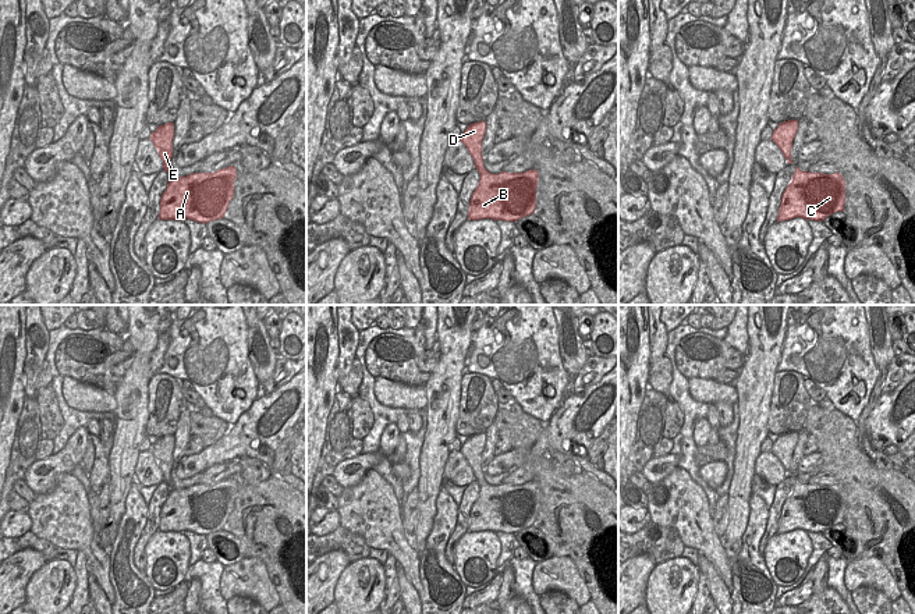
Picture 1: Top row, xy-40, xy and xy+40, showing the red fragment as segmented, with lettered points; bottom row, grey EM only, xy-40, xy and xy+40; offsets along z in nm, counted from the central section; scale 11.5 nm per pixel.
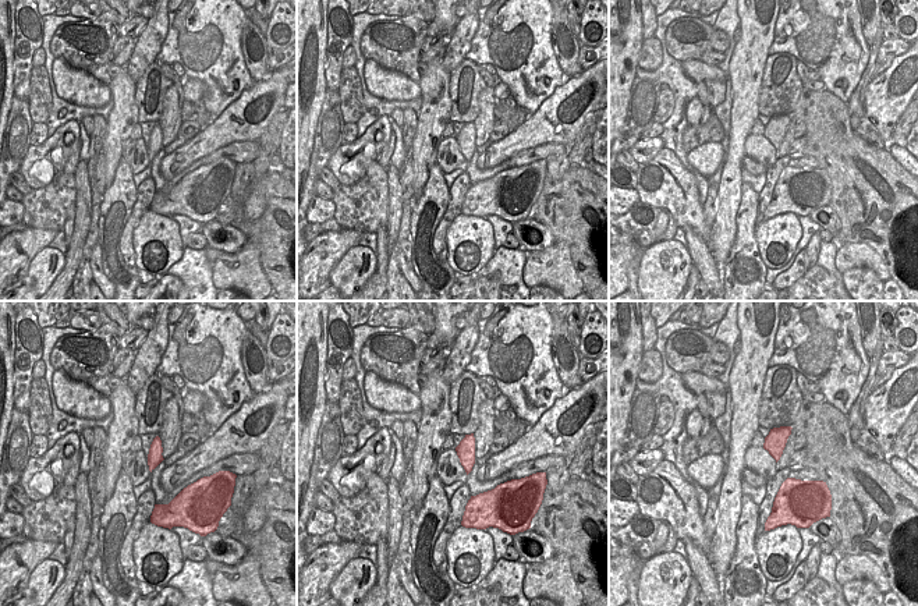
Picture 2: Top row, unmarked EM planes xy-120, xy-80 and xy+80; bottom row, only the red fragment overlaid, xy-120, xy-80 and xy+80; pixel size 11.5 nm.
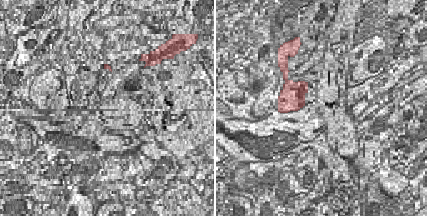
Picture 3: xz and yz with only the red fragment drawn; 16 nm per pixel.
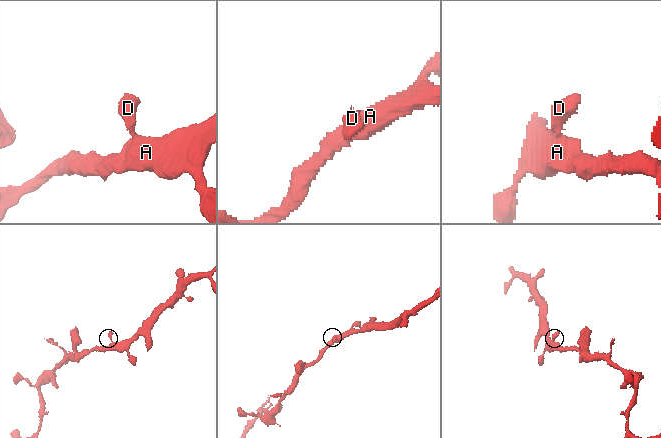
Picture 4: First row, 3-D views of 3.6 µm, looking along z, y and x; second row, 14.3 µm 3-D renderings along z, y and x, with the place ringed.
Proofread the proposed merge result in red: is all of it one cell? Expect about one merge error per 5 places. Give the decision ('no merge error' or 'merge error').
no merge error

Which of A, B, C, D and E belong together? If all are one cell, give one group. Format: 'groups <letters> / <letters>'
groups A B C D E

